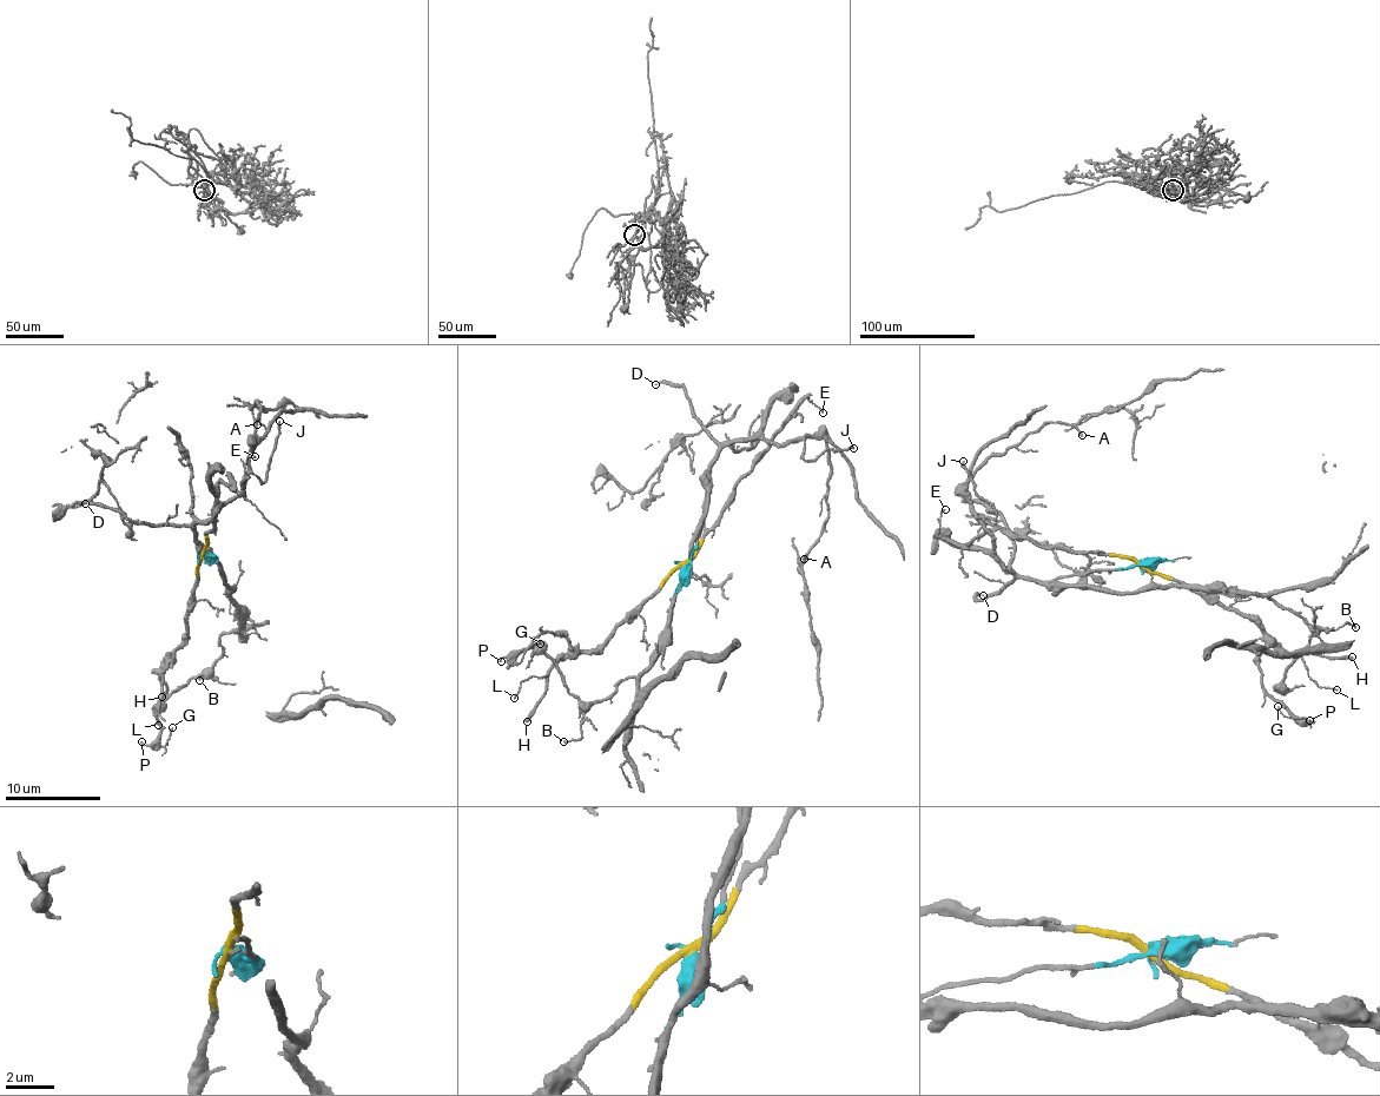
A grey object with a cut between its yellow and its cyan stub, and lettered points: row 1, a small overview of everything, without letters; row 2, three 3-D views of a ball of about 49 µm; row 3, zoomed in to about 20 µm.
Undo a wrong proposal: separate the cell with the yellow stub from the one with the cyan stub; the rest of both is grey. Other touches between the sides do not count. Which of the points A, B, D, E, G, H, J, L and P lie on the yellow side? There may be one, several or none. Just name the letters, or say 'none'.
E, G, H, L, P

